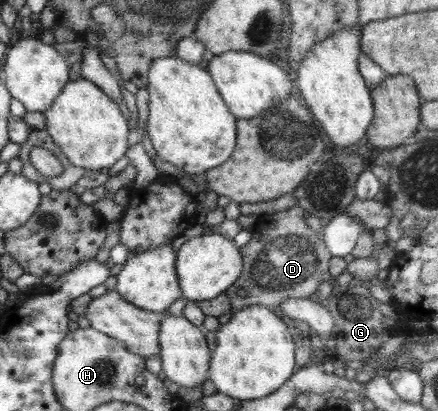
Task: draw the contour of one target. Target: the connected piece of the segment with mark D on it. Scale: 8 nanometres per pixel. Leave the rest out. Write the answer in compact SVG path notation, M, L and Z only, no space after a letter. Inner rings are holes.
M296 205L286 211L263 213L256 217L250 233L252 239L247 245L240 248L243 261L242 274L226 291L230 298L230 314L218 316L218 321L225 324L232 314L240 312L244 307L260 305L270 309L282 321L286 322L288 331L295 341L296 369L302 369L315 349L312 347L312 328L299 319L288 317L282 313L280 304L288 299L306 299L316 293L318 286L332 280L329 273L329 264L333 256L328 252L323 242L322 231L315 232L306 224L307 211ZM245 289L247 296L237 297L236 292Z

